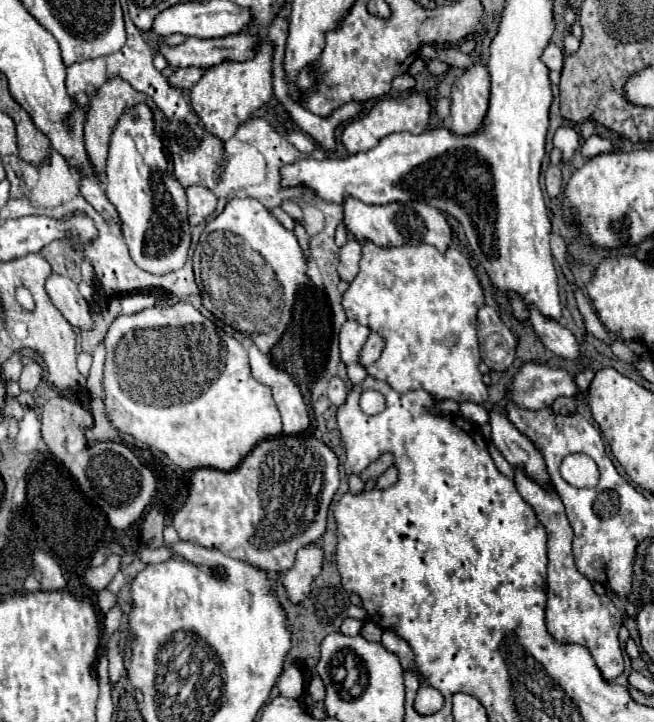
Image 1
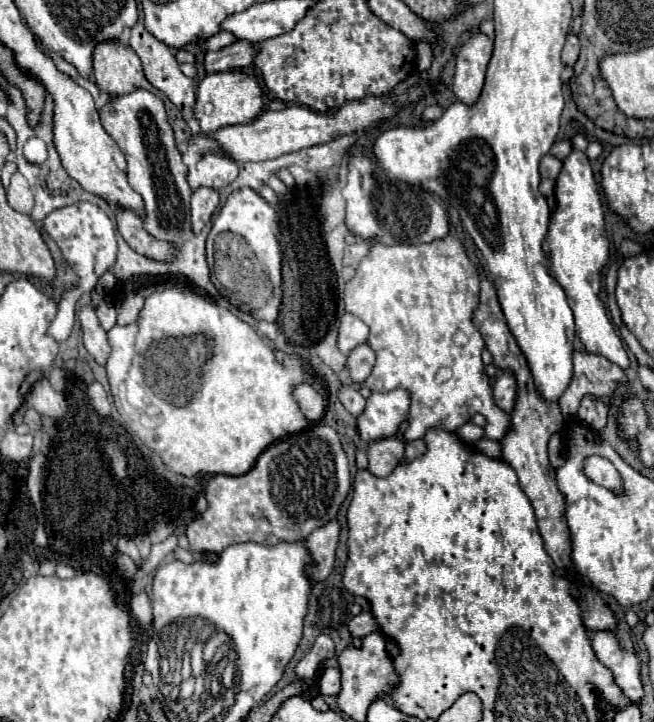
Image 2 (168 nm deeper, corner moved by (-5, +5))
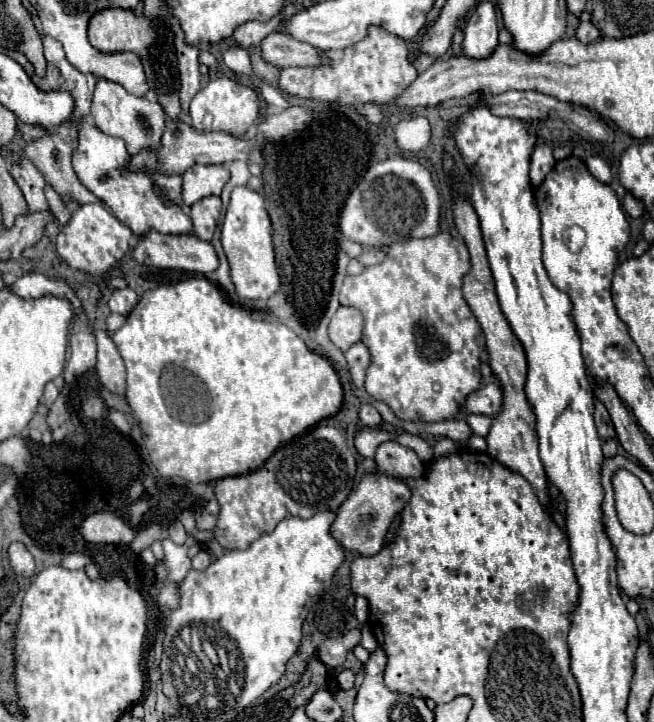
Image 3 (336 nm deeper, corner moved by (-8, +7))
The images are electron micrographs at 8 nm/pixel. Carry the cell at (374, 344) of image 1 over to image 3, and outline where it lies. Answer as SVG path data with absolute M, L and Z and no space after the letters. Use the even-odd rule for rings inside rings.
M362 342L350 346L346 350L346 360L348 360L348 368L350 368L352 382L358 388L362 388L364 386L364 372L366 372L366 368L370 364L370 352L368 352L368 348Z

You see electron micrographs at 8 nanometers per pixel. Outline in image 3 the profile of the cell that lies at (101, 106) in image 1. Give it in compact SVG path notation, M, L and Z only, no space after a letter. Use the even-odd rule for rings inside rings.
M112 8L108 12L98 12L92 18L92 24L88 26L88 38L90 38L90 44L104 54L134 52L138 58L142 58L148 86L156 92L160 106L174 122L180 120L180 100L178 100L180 82L178 82L176 54L172 46L172 34L164 24L146 20L144 16L138 18L132 12L124 12L120 8Z

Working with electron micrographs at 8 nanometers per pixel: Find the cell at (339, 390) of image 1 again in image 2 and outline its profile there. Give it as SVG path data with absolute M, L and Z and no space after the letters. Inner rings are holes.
M343 386L343 388L341 388L339 400L341 400L341 404L343 404L355 418L361 416L363 410L365 410L365 398L363 398L355 388L351 388L351 386Z

